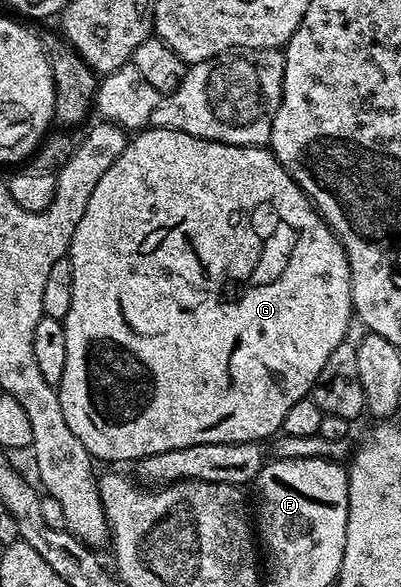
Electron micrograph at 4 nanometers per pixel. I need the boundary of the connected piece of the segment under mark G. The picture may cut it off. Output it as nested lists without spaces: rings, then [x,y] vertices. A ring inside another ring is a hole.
[[[172,128],[142,129],[138,134],[132,135],[127,141],[127,149],[117,157],[113,166],[105,170],[101,182],[93,189],[93,195],[89,197],[89,206],[85,206],[85,214],[81,214],[81,222],[77,222],[77,230],[71,239],[69,259],[73,266],[73,306],[69,306],[69,314],[63,319],[65,330],[65,374],[57,385],[59,401],[61,402],[61,414],[65,414],[65,422],[69,422],[69,430],[81,438],[81,446],[96,461],[99,460],[132,460],[138,462],[153,454],[165,454],[169,450],[177,450],[185,446],[197,446],[201,442],[256,442],[266,441],[274,437],[280,431],[285,422],[285,414],[289,414],[289,406],[293,402],[304,399],[310,393],[313,382],[317,382],[317,374],[321,374],[329,354],[337,350],[346,338],[345,330],[349,318],[353,313],[351,307],[351,271],[345,250],[339,239],[335,237],[335,231],[315,211],[311,199],[293,182],[291,175],[281,166],[281,162],[263,146],[244,146],[242,144],[222,144],[216,140],[197,138],[193,134],[185,134],[181,130]]]

